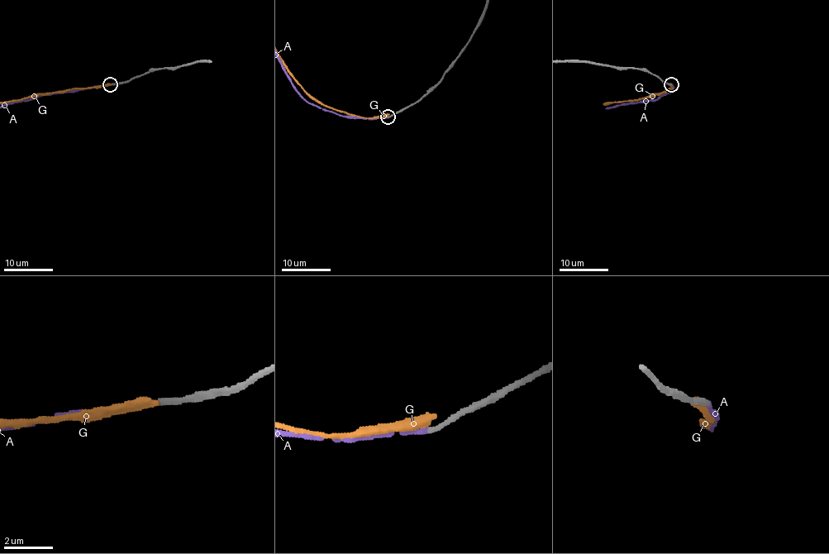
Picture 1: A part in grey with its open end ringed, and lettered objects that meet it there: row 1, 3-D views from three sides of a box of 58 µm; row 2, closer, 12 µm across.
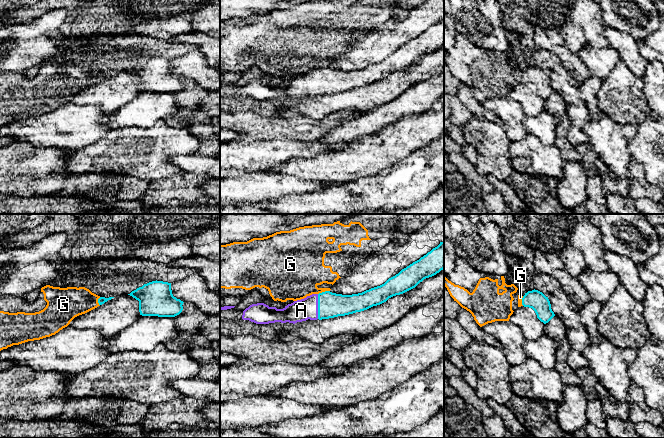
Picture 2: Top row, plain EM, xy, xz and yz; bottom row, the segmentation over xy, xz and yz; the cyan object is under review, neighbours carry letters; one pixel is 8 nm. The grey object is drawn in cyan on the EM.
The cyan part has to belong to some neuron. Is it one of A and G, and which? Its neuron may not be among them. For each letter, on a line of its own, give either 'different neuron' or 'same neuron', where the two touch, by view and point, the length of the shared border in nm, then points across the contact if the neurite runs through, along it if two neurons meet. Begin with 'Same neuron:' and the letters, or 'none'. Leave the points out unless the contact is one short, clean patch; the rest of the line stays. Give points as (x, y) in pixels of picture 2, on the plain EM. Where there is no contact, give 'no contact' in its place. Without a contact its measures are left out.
Same neuron: A
A: same neuron; contact xz (318, 82); length 200 nm
G: different neuron; contact xz (323, 68); length 100 nm; border xz (329, 66), (318, 70)

